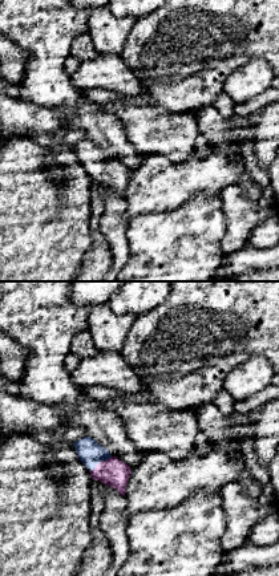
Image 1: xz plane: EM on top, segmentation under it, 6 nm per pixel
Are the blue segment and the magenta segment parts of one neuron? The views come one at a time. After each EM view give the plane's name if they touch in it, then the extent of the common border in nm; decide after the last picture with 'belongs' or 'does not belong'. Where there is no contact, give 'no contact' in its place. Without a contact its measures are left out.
contact in xz; length 170 nm

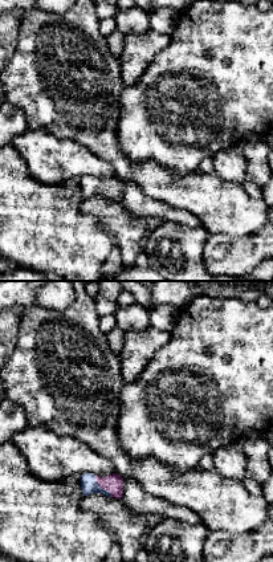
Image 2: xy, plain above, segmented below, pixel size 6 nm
contact in xy; length 170 nm

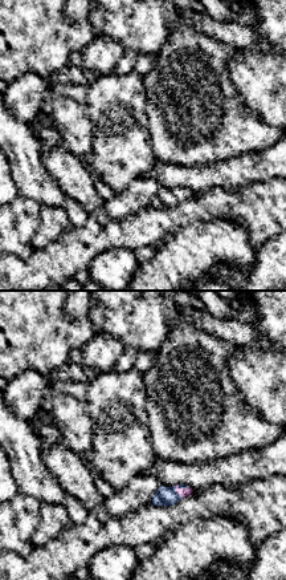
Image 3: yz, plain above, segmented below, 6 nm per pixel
contact in yz; length 90 nm

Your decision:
belongs

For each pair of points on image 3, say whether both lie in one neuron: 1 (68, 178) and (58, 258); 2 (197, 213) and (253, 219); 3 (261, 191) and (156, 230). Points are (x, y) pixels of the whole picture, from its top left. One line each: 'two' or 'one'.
1: two
2: one
3: one

